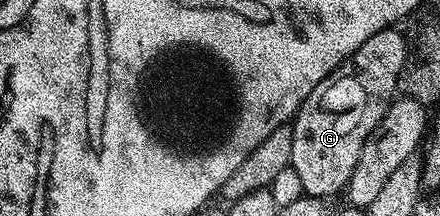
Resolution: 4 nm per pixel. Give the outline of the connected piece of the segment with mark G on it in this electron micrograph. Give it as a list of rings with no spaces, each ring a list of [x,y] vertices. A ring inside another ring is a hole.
[[[394,27],[376,31],[368,43],[331,71],[296,109],[292,118],[289,168],[300,175],[305,196],[329,199],[337,193],[339,196],[349,185],[368,135],[384,119],[400,89],[406,39],[398,31]]]

